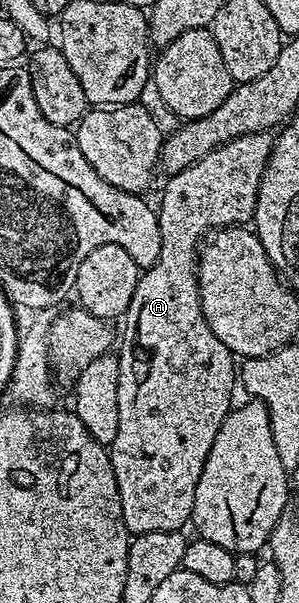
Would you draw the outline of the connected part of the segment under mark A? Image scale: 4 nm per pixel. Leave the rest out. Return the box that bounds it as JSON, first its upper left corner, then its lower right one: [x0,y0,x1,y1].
[109,132,273,535]

